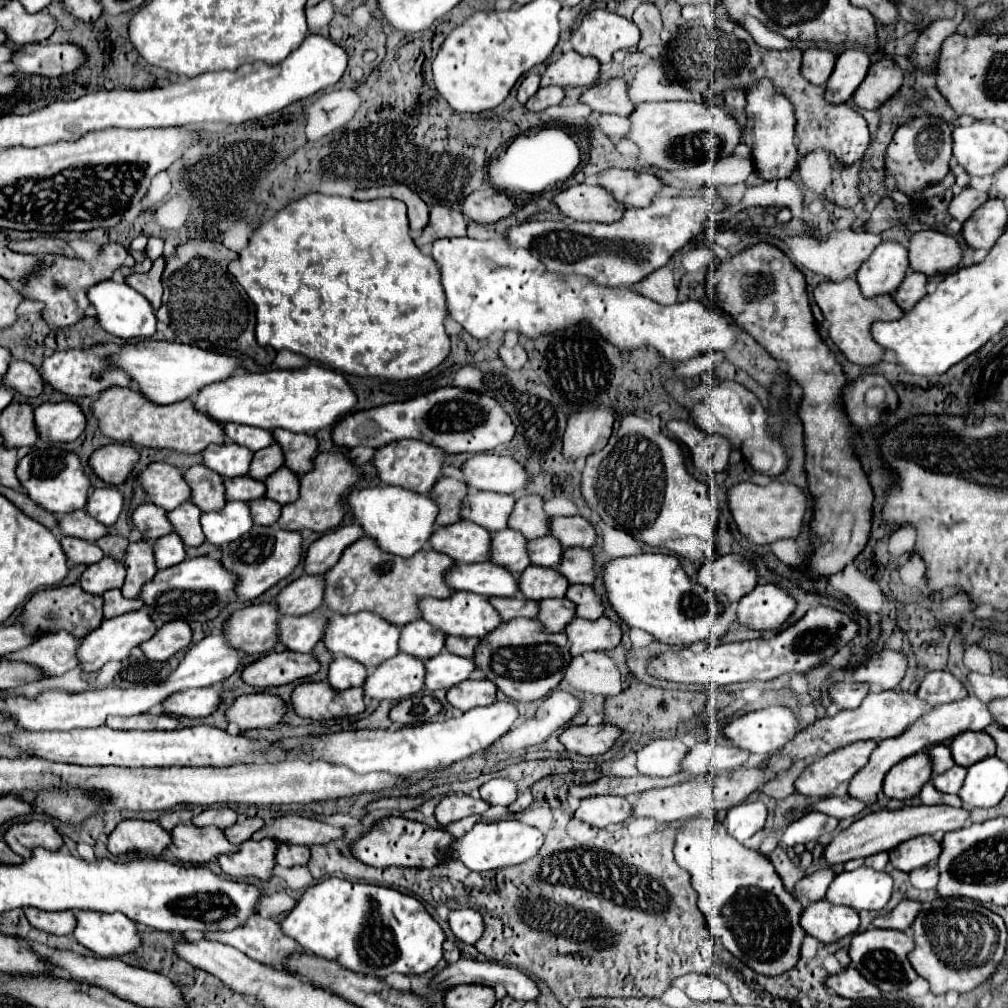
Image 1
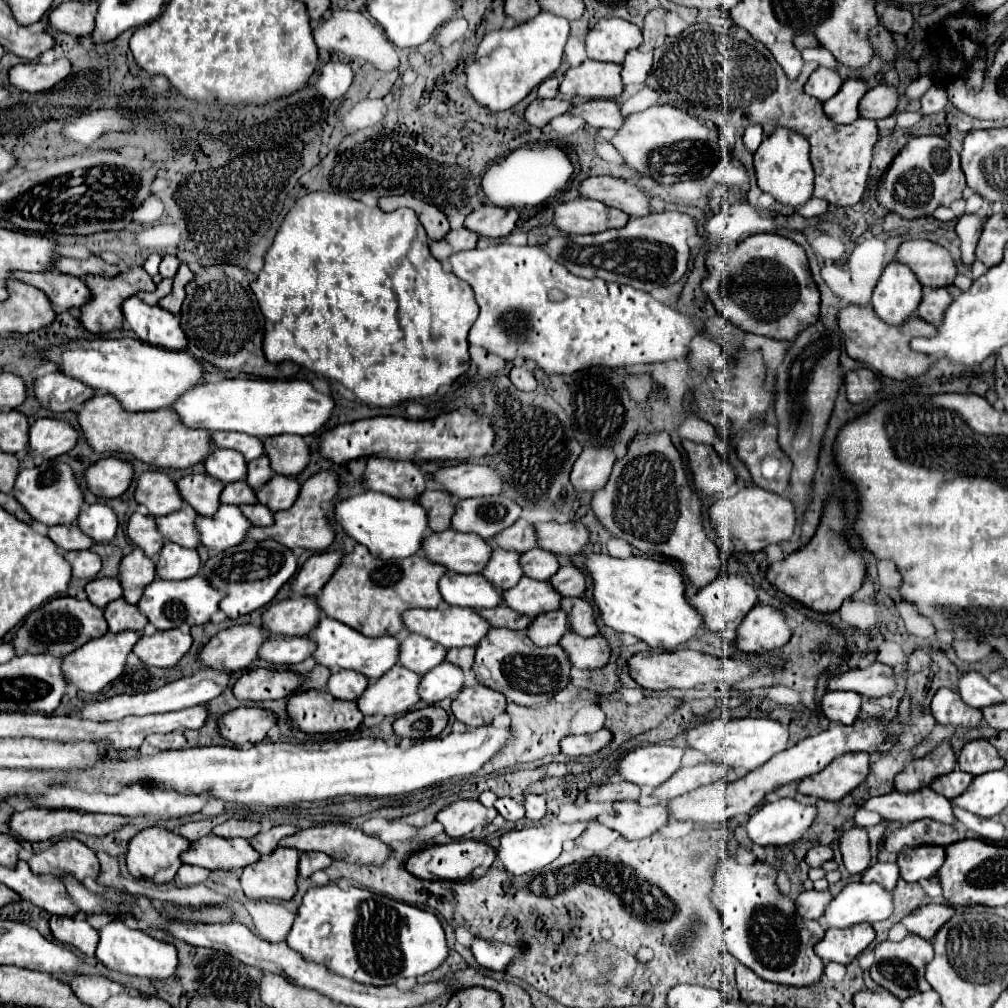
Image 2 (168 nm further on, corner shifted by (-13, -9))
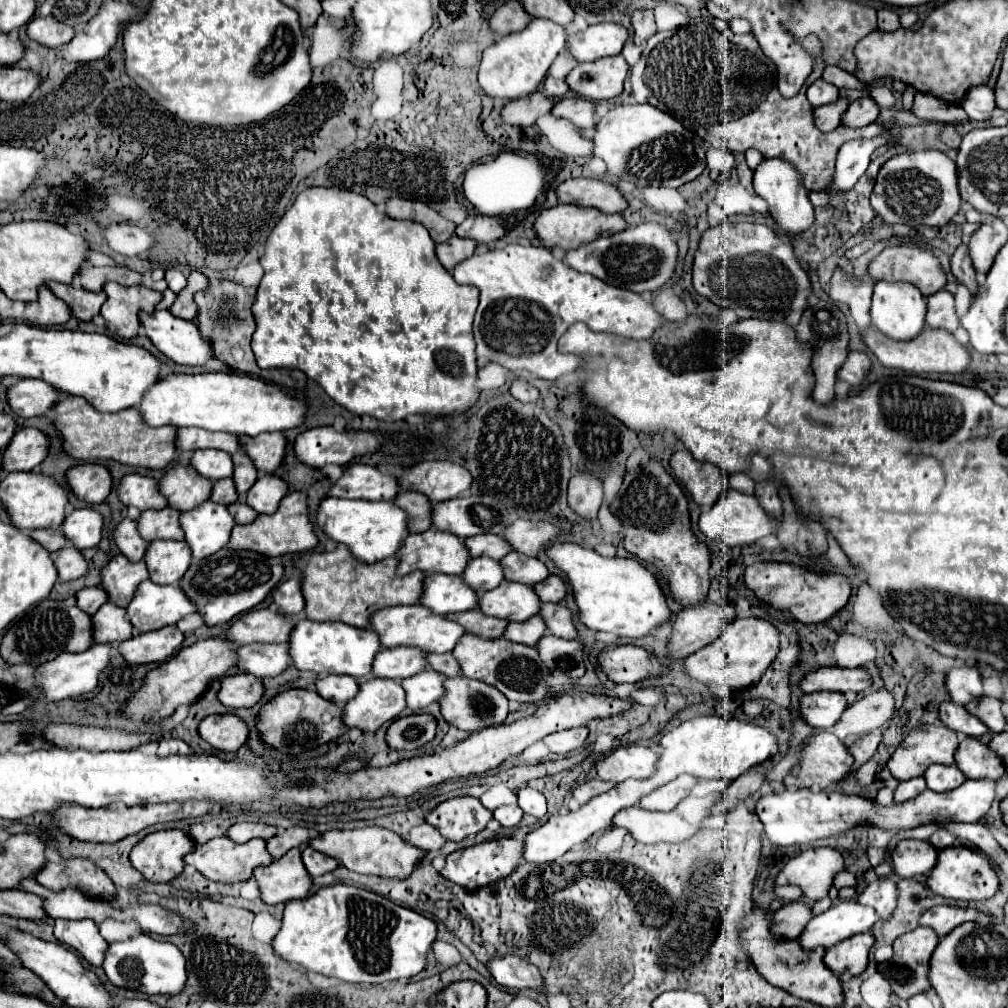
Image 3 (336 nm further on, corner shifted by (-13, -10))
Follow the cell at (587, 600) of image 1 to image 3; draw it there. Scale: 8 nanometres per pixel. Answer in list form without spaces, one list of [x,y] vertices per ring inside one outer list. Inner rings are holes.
[[[541,603],[539,609],[543,621],[547,623],[547,633],[561,639],[575,639],[577,629],[571,621],[571,611],[561,603]]]

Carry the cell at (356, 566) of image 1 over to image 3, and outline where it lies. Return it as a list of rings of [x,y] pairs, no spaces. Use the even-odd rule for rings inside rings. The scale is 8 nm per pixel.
[[[337,545],[327,553],[305,553],[293,559],[301,571],[301,593],[305,597],[305,615],[311,621],[341,621],[353,627],[367,627],[371,611],[389,605],[413,605],[421,597],[423,571],[409,575],[395,575],[397,559],[383,559],[379,563],[359,563],[351,557],[345,545]],[[305,561],[305,563],[303,563]]]

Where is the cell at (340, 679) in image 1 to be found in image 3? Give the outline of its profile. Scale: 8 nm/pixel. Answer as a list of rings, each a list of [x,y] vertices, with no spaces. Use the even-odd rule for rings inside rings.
[[[327,675],[323,679],[317,679],[315,687],[323,699],[329,699],[339,707],[343,707],[359,691],[359,685],[349,675]]]

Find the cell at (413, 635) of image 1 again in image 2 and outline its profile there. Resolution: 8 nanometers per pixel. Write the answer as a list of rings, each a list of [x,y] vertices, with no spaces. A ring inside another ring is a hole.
[[[407,634],[401,640],[401,654],[399,654],[401,666],[421,676],[427,674],[431,668],[439,666],[441,662],[445,662],[445,656],[447,650],[443,650],[443,646],[435,646],[435,642],[419,634]]]

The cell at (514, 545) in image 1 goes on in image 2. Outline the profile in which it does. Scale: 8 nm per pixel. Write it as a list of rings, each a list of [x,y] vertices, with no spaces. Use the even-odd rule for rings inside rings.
[[[493,550],[489,564],[485,566],[485,578],[501,590],[509,590],[523,578],[523,568],[519,568],[521,554],[515,550]]]

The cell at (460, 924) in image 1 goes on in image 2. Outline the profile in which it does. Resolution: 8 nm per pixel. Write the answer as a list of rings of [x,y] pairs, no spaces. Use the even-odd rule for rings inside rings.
[[[473,938],[471,952],[479,966],[499,970],[499,972],[503,972],[505,966],[517,956],[517,950],[513,946],[495,940],[483,940],[483,938]]]

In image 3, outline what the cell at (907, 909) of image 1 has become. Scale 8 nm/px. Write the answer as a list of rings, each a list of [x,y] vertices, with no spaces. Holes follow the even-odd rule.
[[[939,905],[939,907],[931,907],[929,911],[925,911],[919,919],[921,925],[933,927],[937,931],[939,937],[947,935],[953,931],[953,927],[959,927],[961,923],[967,921],[983,921],[983,923],[995,923],[997,919],[993,915],[981,913],[977,909],[963,909],[963,907],[949,907],[949,905]]]

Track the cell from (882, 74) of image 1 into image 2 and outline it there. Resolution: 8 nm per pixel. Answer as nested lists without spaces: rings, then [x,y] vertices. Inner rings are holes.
[[[877,84],[859,102],[859,114],[863,118],[881,120],[891,116],[899,104],[899,88],[893,84]]]

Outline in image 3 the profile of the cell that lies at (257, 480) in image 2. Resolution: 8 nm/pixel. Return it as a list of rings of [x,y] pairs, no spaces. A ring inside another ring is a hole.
[[[239,451],[239,455],[233,455],[233,463],[235,463],[235,475],[233,475],[235,489],[239,493],[239,499],[243,501],[245,493],[257,481],[257,469],[255,469],[253,461],[245,453],[241,453],[241,451]]]

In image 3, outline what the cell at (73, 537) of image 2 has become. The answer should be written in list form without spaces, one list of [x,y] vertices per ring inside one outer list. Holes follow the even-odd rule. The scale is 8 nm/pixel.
[[[35,529],[35,531],[29,531],[27,535],[47,551],[59,551],[59,547],[67,545],[67,539],[65,535],[61,535],[59,529]]]

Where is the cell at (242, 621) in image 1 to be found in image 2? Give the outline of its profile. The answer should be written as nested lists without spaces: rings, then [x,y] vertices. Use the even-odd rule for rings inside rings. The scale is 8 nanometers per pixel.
[[[239,624],[213,636],[199,654],[201,666],[215,666],[225,672],[245,670],[259,658],[259,646],[267,640],[267,630],[255,624]]]

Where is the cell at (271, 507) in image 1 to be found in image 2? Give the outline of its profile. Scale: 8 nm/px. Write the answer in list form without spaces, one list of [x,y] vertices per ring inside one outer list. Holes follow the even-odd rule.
[[[243,504],[241,510],[247,518],[251,518],[253,526],[271,526],[275,522],[273,512],[267,510],[267,506],[263,506],[263,504],[255,504],[255,506],[245,506]]]

